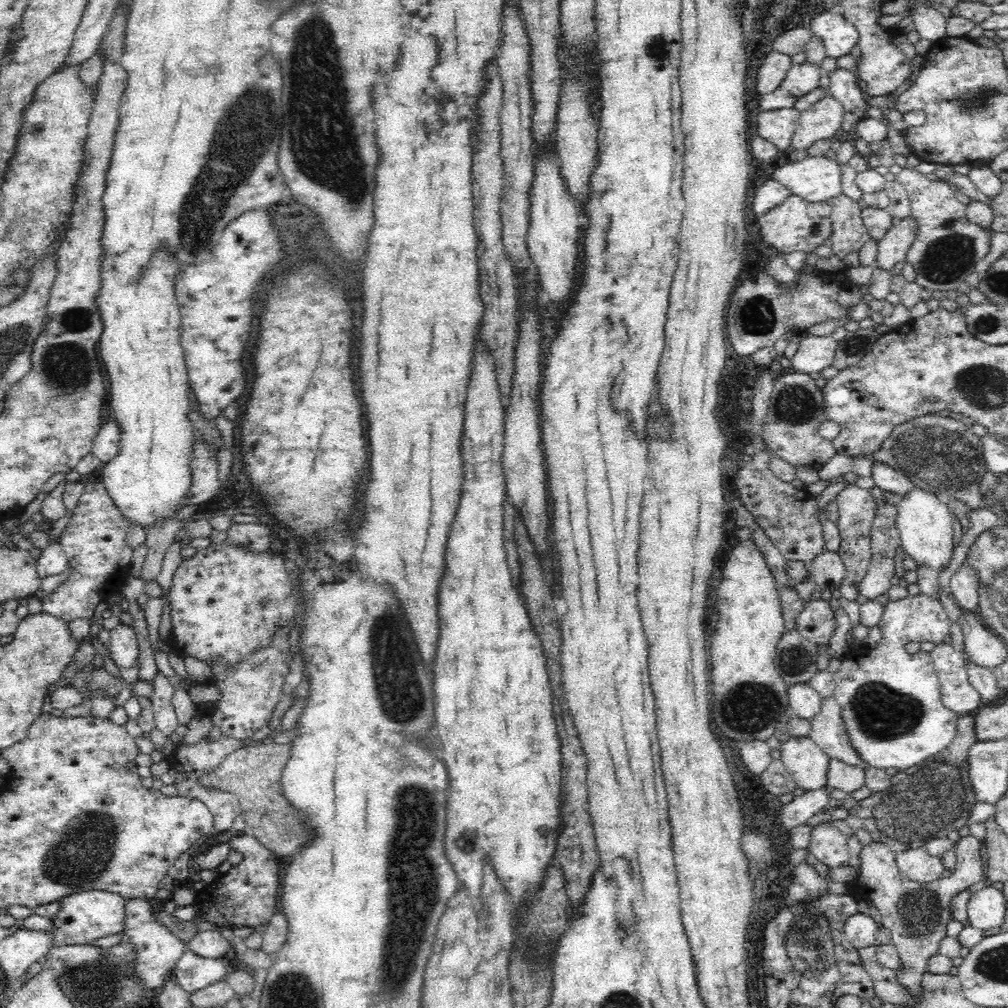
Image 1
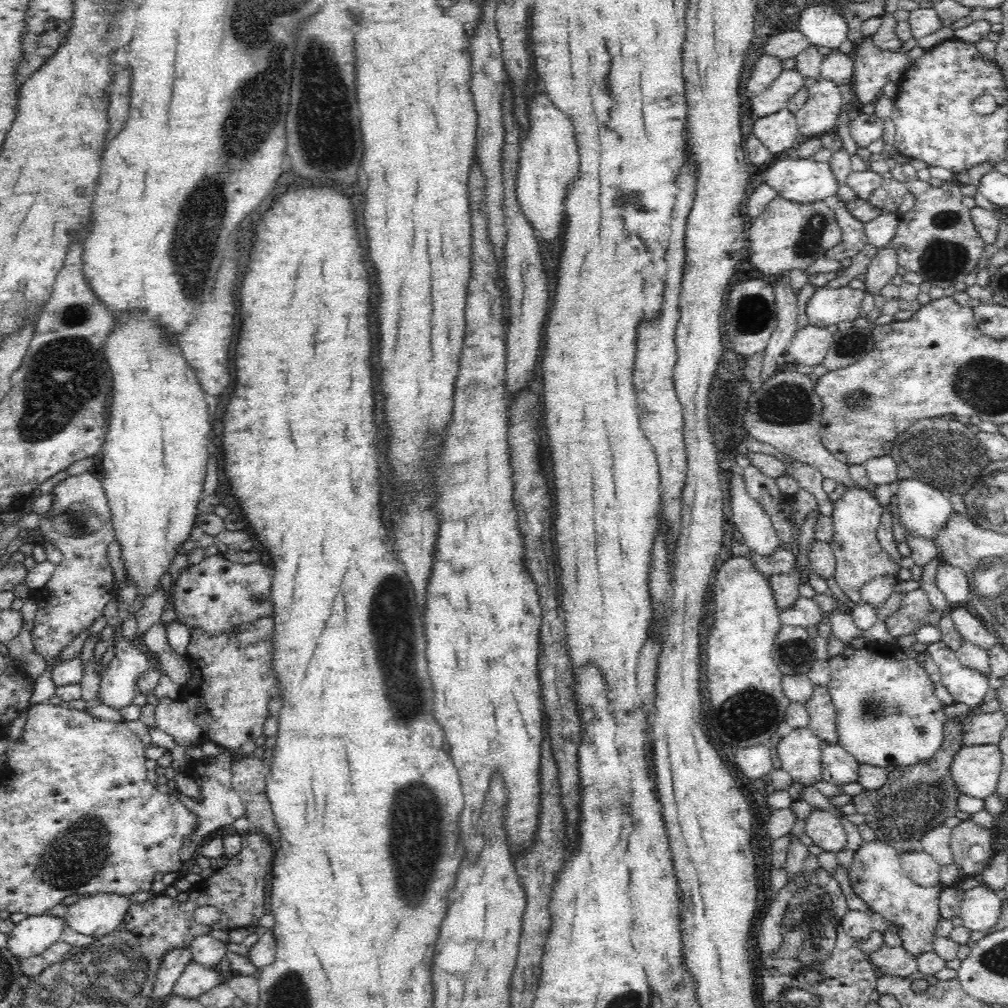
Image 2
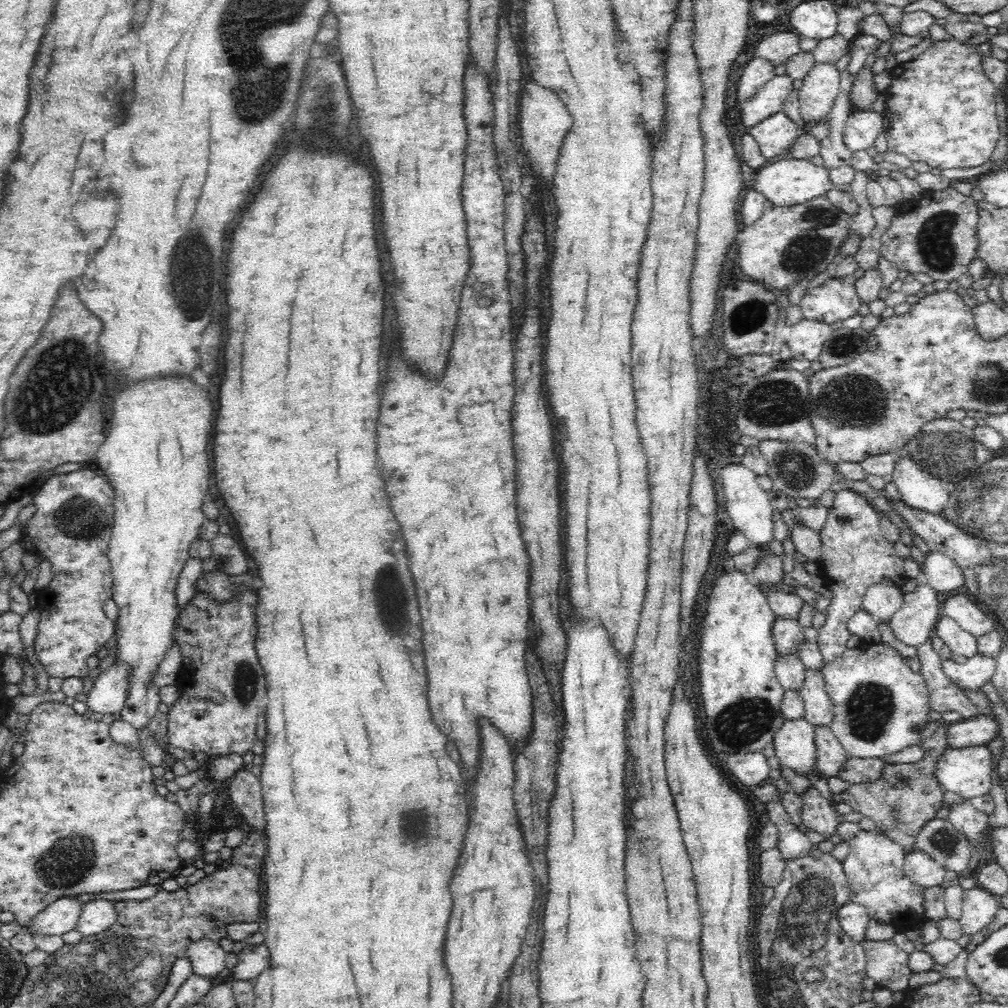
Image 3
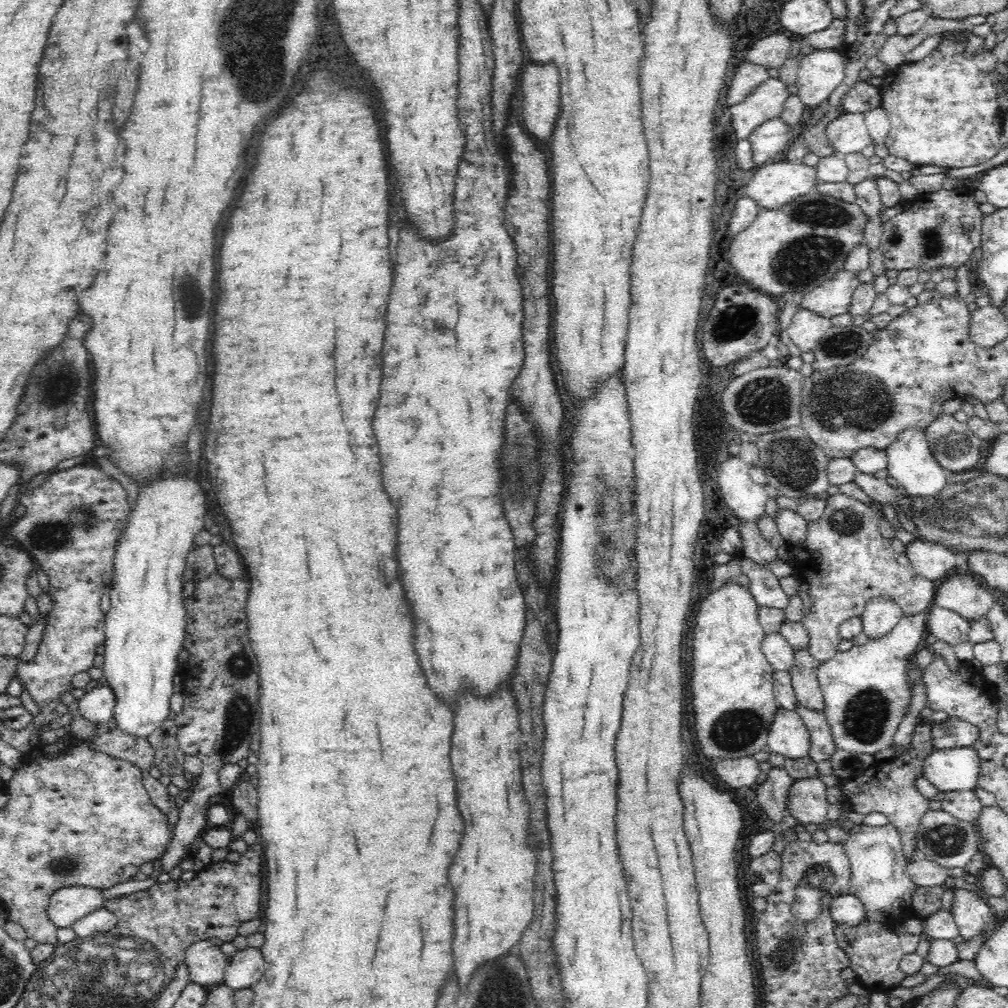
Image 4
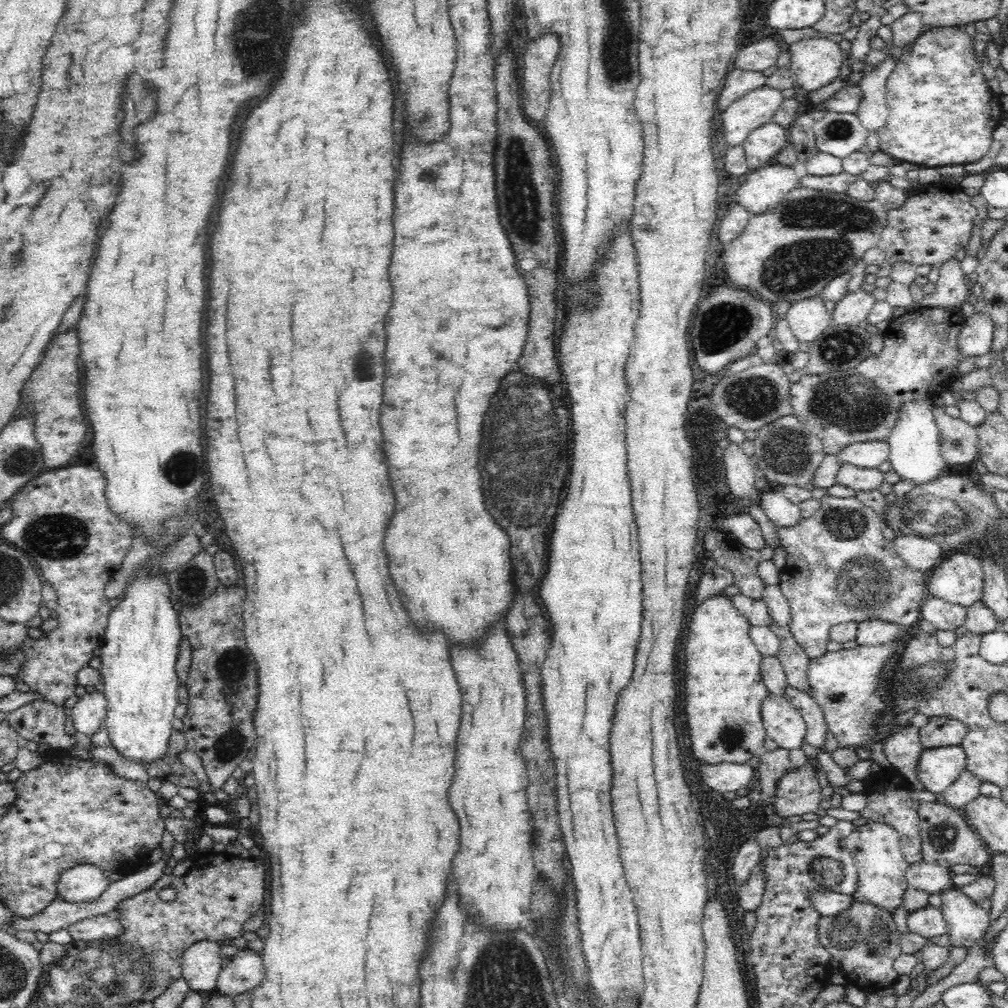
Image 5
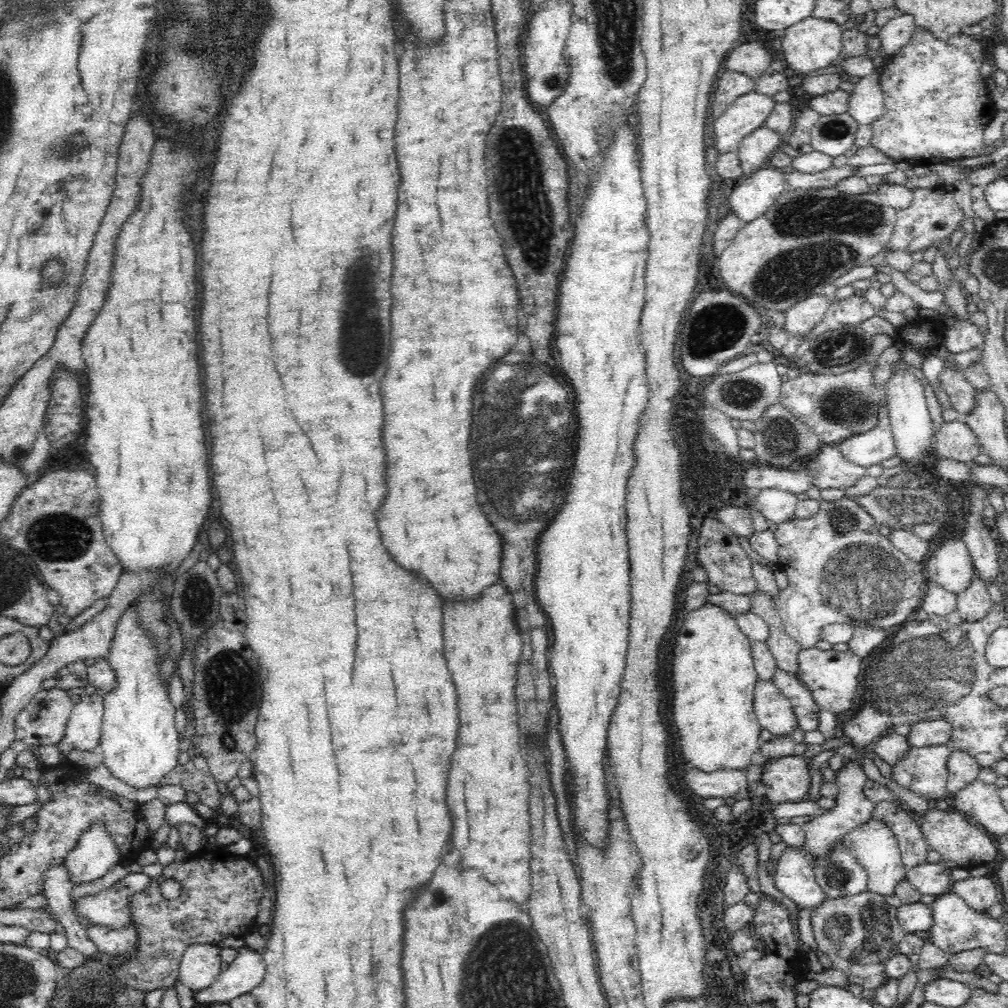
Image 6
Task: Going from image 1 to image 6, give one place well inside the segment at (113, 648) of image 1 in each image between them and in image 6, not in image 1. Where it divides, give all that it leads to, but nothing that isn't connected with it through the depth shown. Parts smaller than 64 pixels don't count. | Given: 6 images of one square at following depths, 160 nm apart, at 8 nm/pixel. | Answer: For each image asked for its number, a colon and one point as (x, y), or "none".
2: (117, 688)
3: (109, 693)
4: (97, 705)
5: (88, 714)
6: (83, 730)

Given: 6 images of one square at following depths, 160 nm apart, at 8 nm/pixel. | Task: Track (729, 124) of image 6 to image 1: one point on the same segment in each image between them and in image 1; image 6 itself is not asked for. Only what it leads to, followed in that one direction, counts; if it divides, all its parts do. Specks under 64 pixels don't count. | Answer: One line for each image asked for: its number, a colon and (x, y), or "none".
1: (802, 78)
2: (770, 101)
3: (770, 99)
4: (766, 102)
5: (757, 108)

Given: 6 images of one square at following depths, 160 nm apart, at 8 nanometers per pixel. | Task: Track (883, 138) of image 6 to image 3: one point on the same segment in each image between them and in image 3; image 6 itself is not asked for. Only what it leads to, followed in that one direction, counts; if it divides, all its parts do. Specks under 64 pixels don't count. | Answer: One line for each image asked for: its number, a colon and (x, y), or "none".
3: (941, 106)
4: (944, 111)
5: (941, 110)

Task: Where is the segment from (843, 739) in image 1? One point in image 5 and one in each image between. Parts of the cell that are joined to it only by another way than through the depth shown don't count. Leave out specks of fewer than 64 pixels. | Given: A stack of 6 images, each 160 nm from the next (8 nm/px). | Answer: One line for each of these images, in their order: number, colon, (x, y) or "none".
2: (822, 713)
3: (818, 708)
4: (804, 676)
5: (792, 656)

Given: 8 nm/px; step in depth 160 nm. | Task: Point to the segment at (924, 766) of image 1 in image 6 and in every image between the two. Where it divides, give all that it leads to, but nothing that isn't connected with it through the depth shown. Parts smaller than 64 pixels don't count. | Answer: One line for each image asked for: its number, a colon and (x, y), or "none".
2: (915, 799)
3: (905, 797)
4: (888, 786)
5: (895, 808)
6: (913, 845)

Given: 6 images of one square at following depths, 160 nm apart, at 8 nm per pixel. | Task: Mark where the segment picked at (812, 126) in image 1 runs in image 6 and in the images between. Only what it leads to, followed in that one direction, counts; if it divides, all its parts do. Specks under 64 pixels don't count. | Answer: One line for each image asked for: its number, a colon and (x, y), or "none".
2: (818, 116)
3: (821, 87)
4: (820, 73)
5: (815, 62)
6: (812, 44)

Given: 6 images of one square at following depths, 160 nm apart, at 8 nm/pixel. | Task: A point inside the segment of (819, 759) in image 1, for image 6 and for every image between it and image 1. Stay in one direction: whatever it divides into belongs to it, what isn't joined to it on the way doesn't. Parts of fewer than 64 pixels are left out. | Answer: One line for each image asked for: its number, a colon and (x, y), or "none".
2: (800, 752)
3: (794, 743)
4: (787, 735)
5: (783, 723)
6: (774, 711)

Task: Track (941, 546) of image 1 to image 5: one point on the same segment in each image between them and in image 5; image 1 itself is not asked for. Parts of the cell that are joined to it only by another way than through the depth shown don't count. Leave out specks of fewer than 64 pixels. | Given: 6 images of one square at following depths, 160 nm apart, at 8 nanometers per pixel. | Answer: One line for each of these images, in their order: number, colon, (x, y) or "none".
2: (924, 510)
3: (919, 490)
4: (910, 461)
5: (915, 454)

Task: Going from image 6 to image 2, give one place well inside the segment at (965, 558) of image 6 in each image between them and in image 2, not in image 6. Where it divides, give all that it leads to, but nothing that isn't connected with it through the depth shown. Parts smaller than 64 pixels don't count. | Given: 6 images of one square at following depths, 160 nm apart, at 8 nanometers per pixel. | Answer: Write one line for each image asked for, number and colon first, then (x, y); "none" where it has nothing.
2: (971, 629)
3: (961, 608)
4: (961, 593)
5: (959, 579)

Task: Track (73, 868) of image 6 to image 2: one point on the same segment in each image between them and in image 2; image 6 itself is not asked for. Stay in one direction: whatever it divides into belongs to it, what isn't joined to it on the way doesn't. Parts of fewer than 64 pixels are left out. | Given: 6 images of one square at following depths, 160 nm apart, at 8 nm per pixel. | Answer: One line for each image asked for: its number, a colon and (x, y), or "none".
2: (31, 936)
3: (59, 918)
4: (67, 905)
5: (82, 883)

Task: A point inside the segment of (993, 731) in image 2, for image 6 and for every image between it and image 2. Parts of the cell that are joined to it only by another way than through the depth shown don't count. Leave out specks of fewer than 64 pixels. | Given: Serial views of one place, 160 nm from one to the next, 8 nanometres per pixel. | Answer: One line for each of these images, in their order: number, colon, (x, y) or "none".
3: (980, 730)
4: (952, 732)
5: (940, 731)
6: (936, 732)

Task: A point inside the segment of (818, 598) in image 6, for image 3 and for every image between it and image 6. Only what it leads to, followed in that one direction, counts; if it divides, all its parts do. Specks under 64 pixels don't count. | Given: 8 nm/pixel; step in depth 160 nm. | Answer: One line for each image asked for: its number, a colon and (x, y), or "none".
3: (855, 555)
4: (846, 562)
5: (842, 569)

